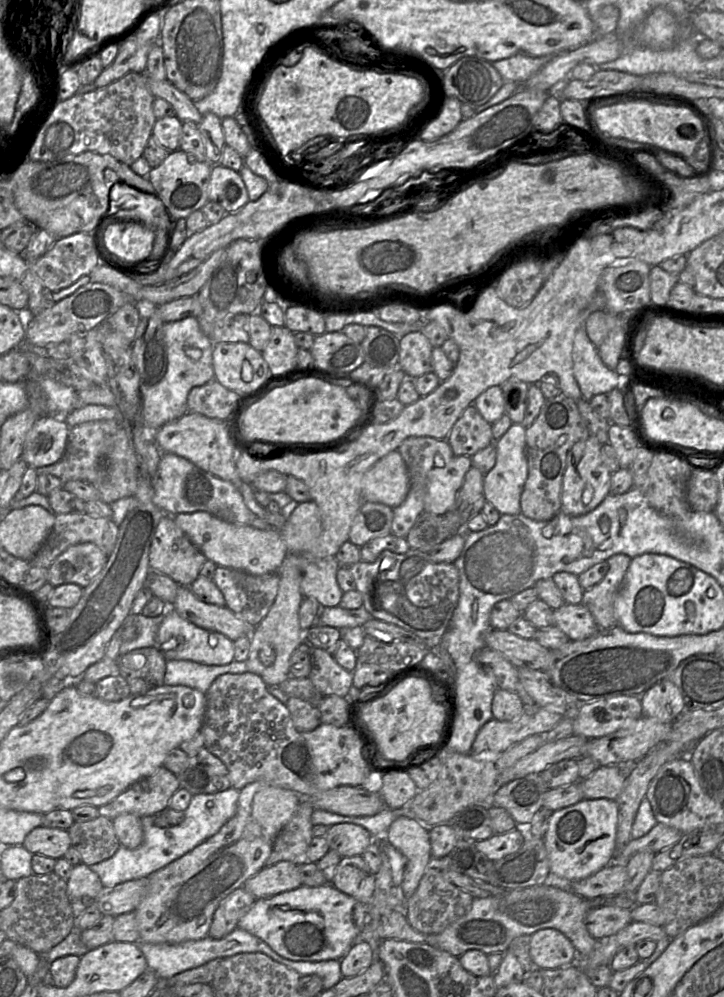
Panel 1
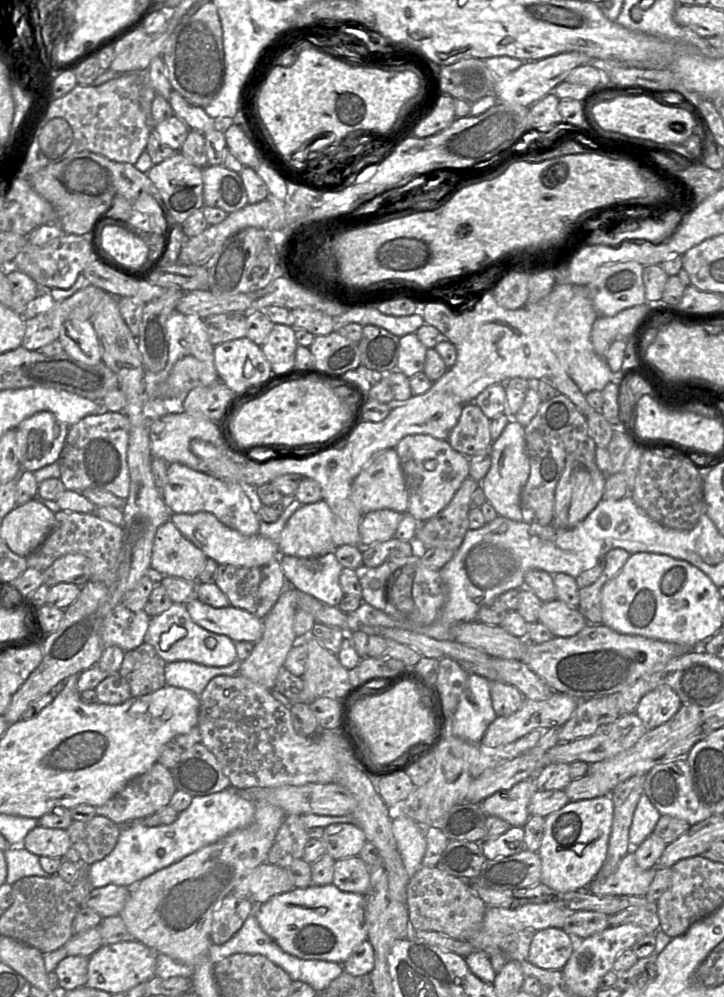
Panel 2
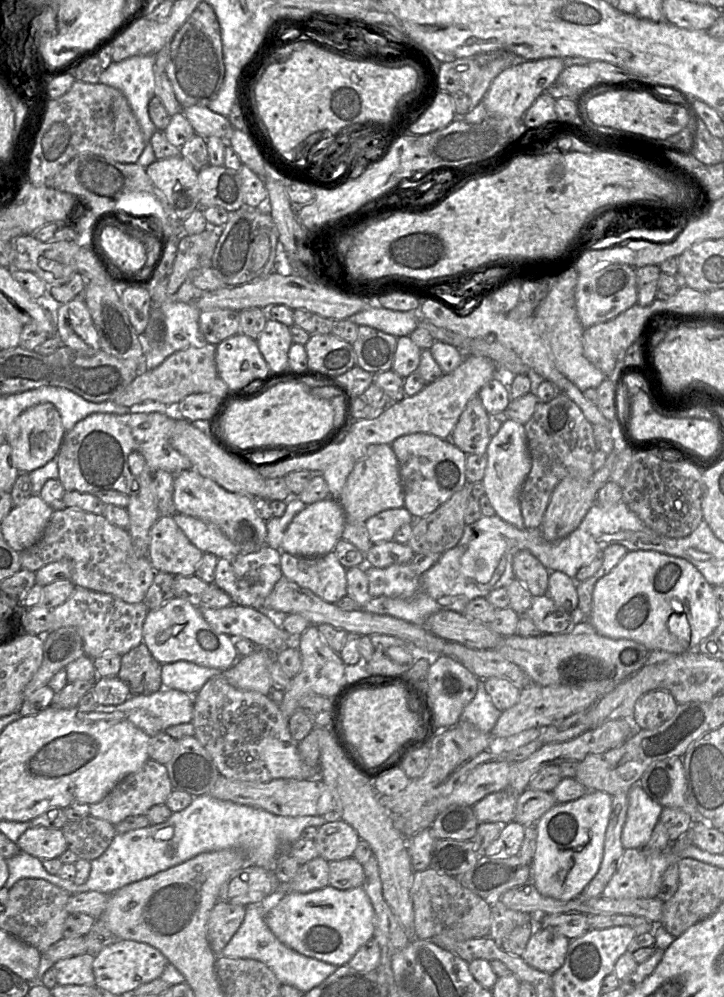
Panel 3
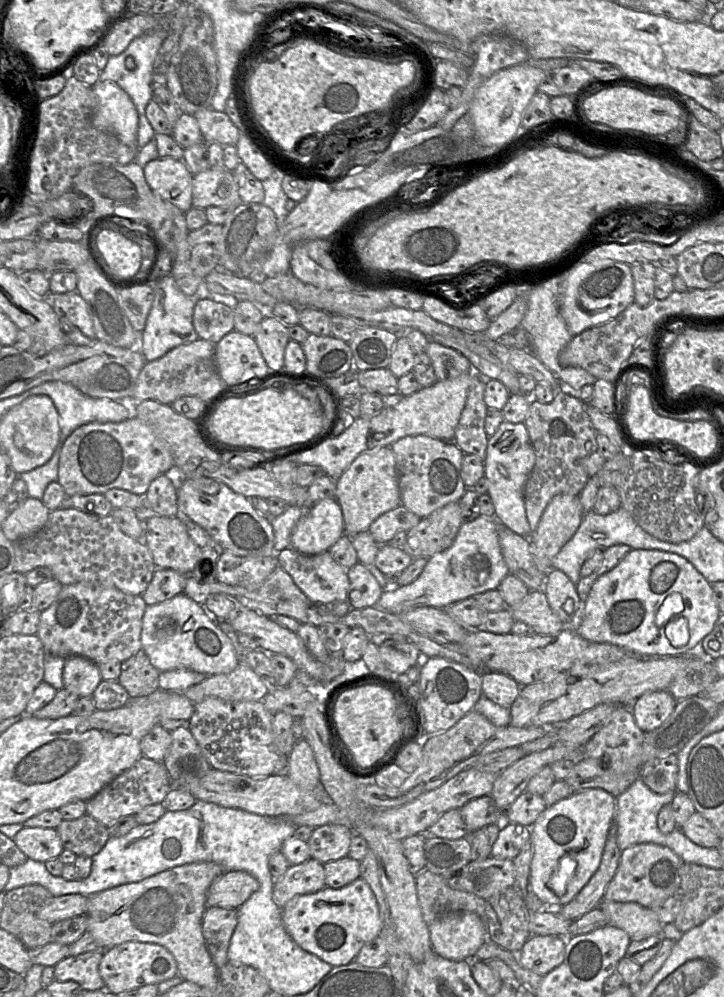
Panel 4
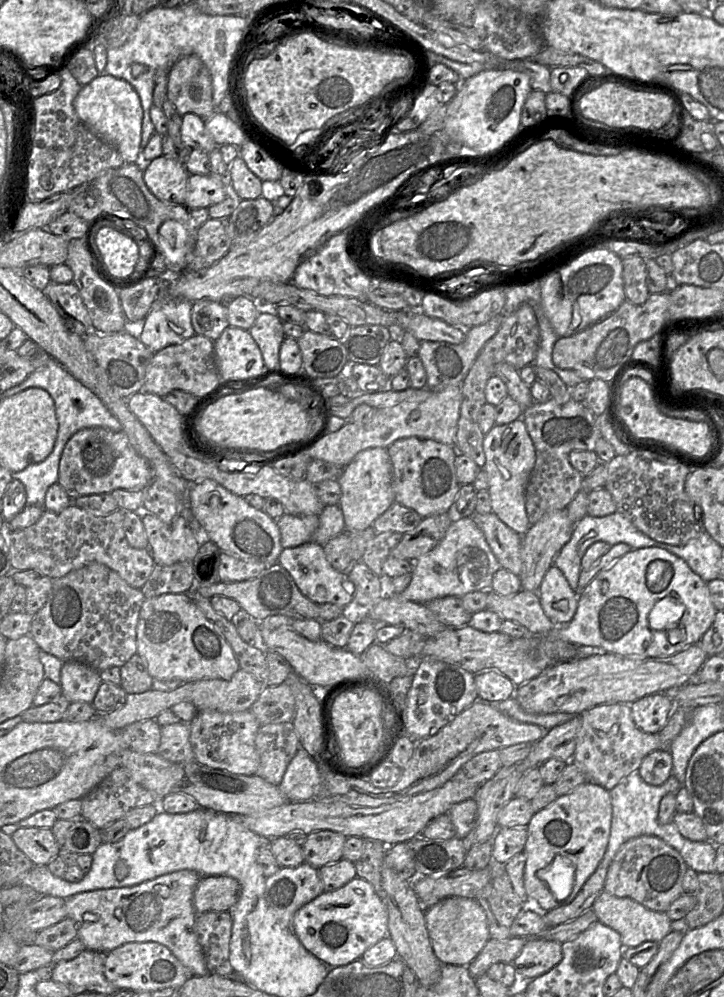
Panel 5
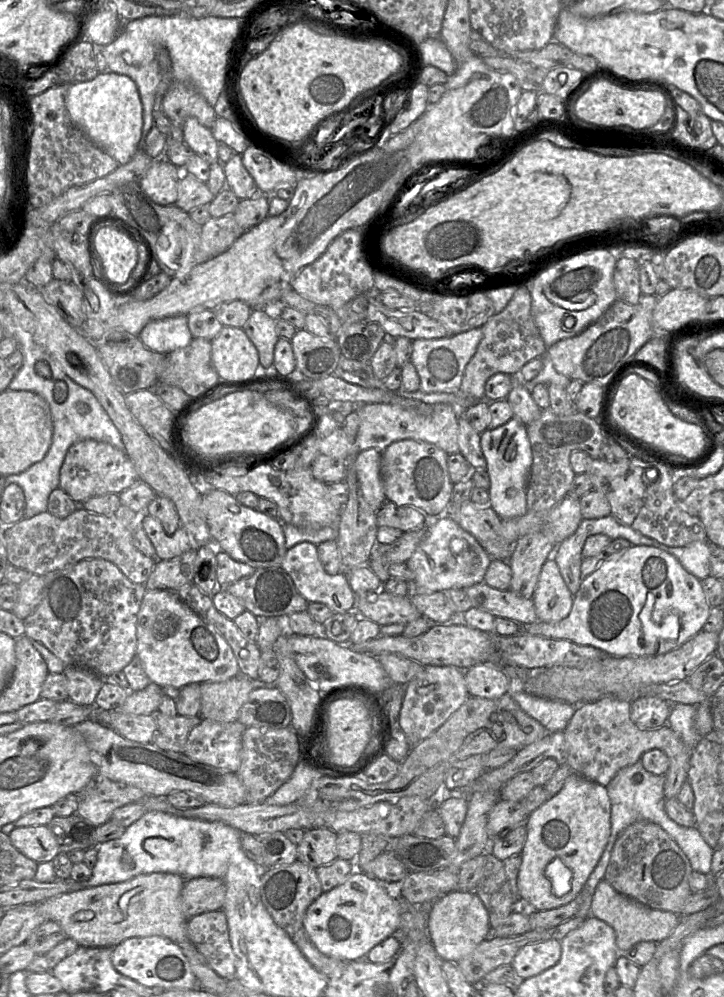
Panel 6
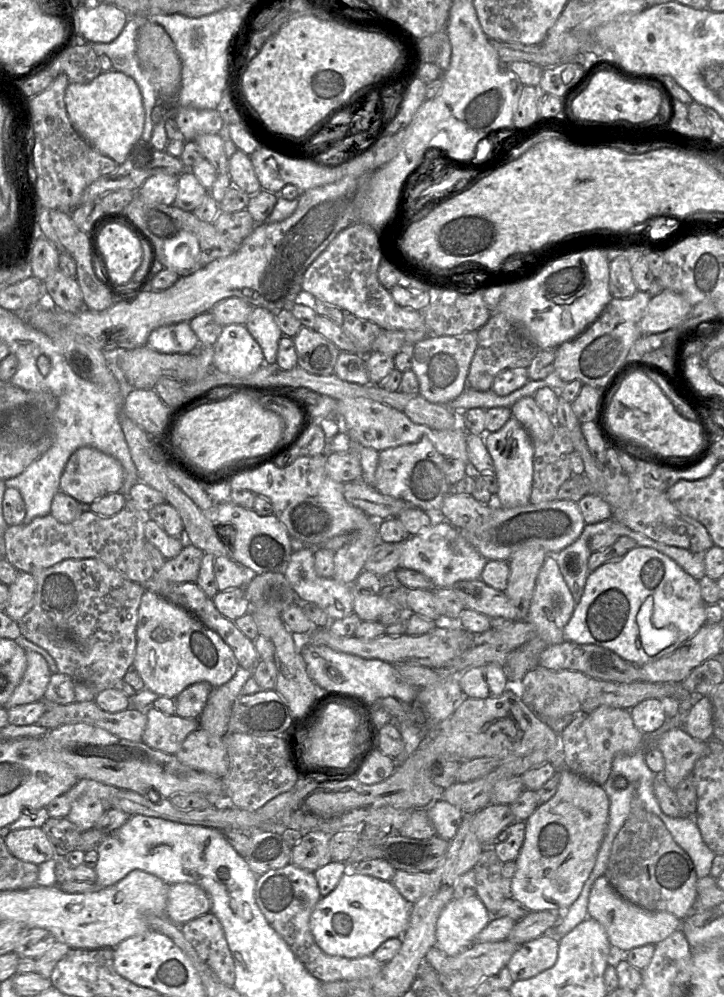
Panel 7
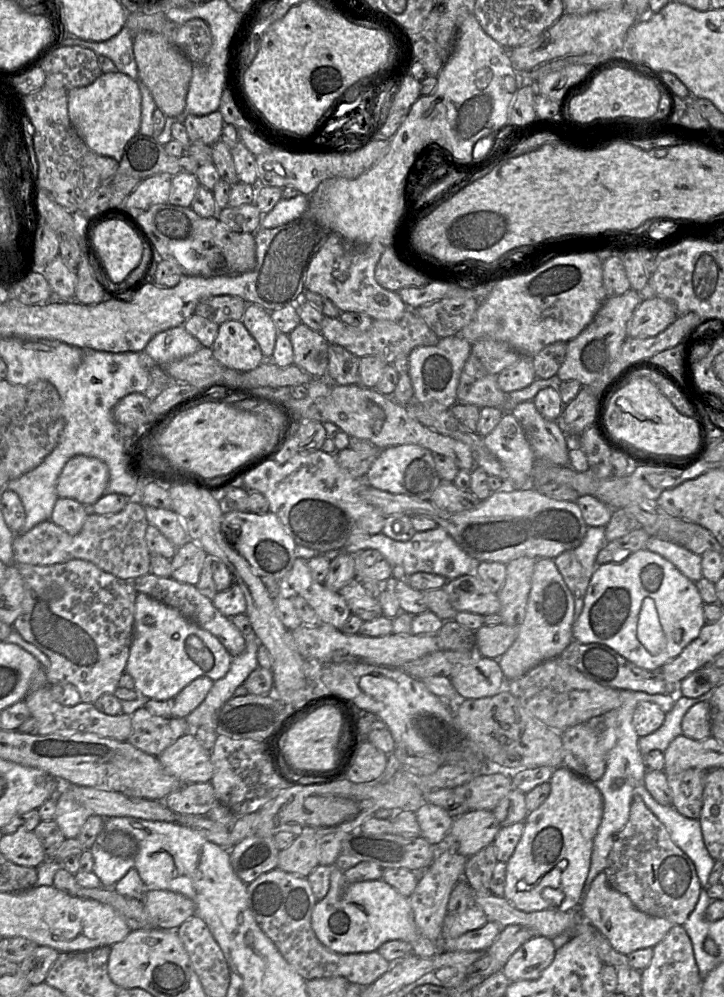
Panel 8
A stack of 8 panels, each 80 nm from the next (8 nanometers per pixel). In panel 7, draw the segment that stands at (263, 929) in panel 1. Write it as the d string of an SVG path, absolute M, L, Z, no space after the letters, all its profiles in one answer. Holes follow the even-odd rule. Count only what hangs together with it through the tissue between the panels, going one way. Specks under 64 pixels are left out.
M355 872L345 873L336 888L317 902L310 917L310 930L323 952L331 956L370 956L386 940L405 932L411 906L391 882Z

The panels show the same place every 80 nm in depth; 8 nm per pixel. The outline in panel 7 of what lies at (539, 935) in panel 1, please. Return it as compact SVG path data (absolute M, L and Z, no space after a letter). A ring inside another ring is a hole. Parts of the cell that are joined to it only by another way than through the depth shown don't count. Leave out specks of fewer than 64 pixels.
M541 935L520 945L507 964L514 981L526 980L551 968L557 961L559 940Z

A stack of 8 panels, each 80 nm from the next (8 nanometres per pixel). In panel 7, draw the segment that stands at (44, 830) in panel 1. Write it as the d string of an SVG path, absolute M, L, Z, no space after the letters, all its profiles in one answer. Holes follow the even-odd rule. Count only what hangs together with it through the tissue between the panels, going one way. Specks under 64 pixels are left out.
M41 827L12 830L4 841L9 852L25 862L40 865L55 858L55 848Z

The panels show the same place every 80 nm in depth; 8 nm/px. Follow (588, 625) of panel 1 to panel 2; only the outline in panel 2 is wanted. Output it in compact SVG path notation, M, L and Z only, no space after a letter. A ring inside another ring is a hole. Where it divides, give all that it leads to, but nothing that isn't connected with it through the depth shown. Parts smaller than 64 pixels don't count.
M557 599L542 604L538 614L538 622L546 626L555 636L558 637L572 637L588 624L578 608L571 608L565 602Z

